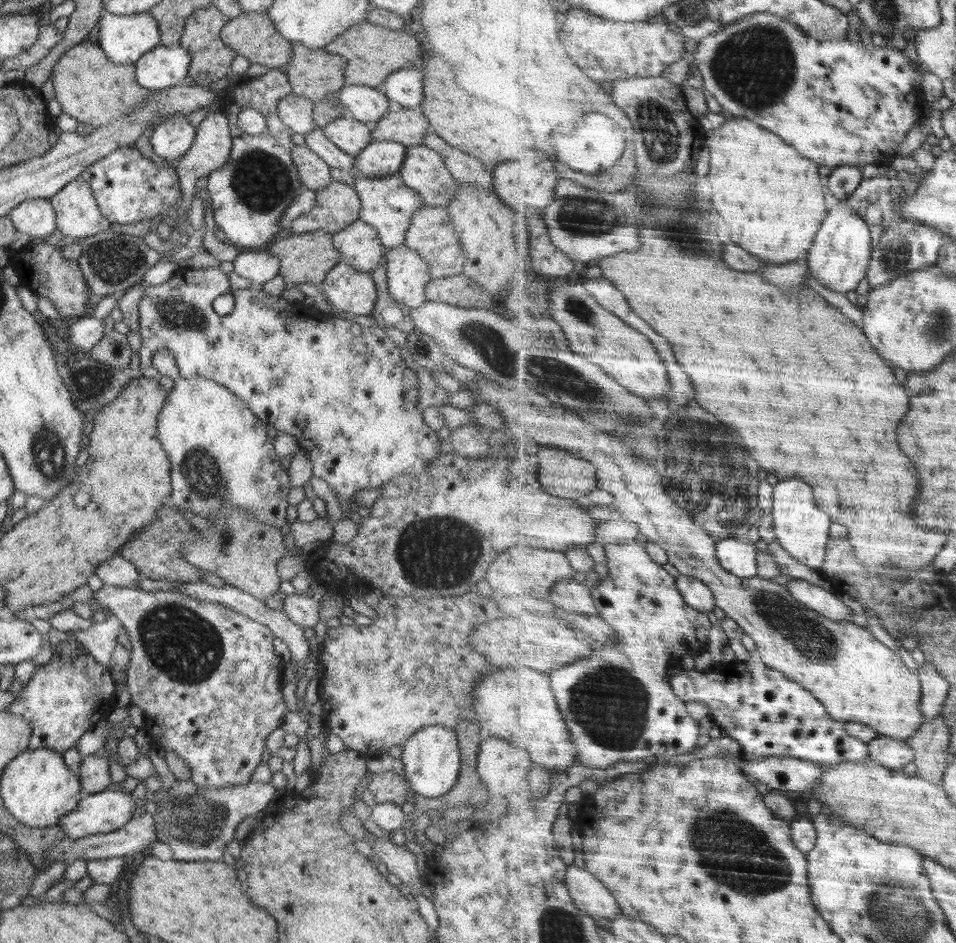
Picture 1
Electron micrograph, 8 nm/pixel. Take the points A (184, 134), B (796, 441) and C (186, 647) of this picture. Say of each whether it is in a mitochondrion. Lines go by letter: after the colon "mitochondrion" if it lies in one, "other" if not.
A: other
B: other
C: mitochondrion

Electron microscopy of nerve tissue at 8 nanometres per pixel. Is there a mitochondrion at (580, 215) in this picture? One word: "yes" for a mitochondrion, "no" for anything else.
yes

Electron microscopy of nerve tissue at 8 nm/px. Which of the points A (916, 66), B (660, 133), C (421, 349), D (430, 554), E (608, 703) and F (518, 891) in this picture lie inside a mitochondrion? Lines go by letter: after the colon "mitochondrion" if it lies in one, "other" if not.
A: other
B: mitochondrion
C: other
D: mitochondrion
E: mitochondrion
F: other

